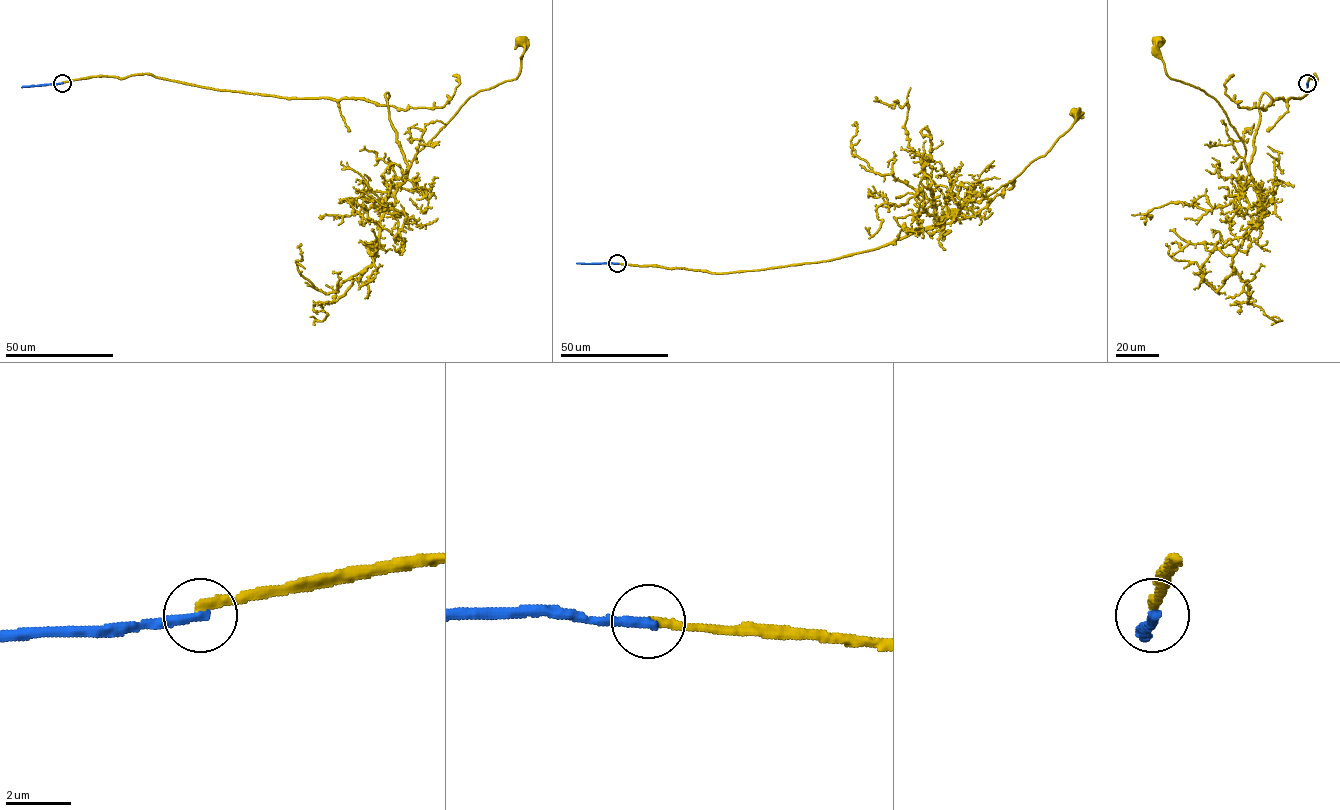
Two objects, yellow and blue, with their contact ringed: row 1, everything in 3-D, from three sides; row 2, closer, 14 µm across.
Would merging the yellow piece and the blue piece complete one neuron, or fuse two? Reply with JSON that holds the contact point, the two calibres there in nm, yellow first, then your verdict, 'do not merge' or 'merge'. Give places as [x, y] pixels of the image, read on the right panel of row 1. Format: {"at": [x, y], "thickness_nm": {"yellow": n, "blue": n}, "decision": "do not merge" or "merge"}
{"at": [1307, 83], "thickness_nm": {"yellow": 280, "blue": 320}, "decision": "do not merge"}

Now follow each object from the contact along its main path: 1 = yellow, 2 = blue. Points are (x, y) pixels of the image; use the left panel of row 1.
1: (62, 83), (150, 73), (281, 97), (385, 105), (387, 93), (408, 168), (469, 97), (516, 77), (521, 42)
2: (62, 83), (22, 87)

